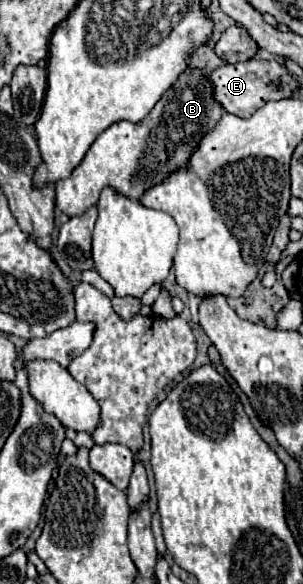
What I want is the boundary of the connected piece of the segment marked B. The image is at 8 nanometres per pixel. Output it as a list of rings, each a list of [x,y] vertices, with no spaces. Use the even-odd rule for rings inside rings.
[[[189,67],[165,91],[143,121],[117,121],[93,141],[73,173],[55,183],[57,207],[69,217],[83,215],[89,207],[97,205],[99,193],[107,185],[117,189],[121,195],[139,201],[149,187],[165,181],[173,171],[189,169],[189,155],[197,151],[197,143],[201,143],[201,139],[213,131],[221,115],[225,115],[225,109],[213,99],[213,83],[209,83],[203,69]]]

